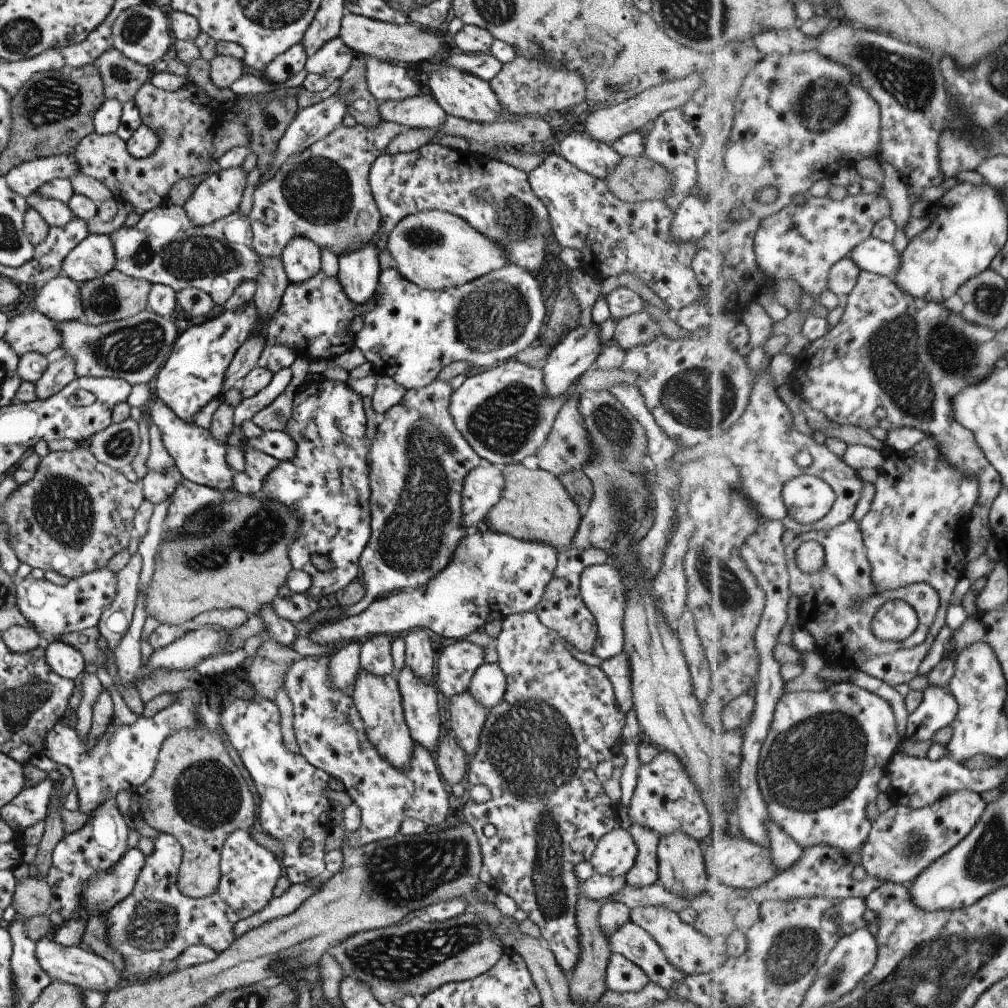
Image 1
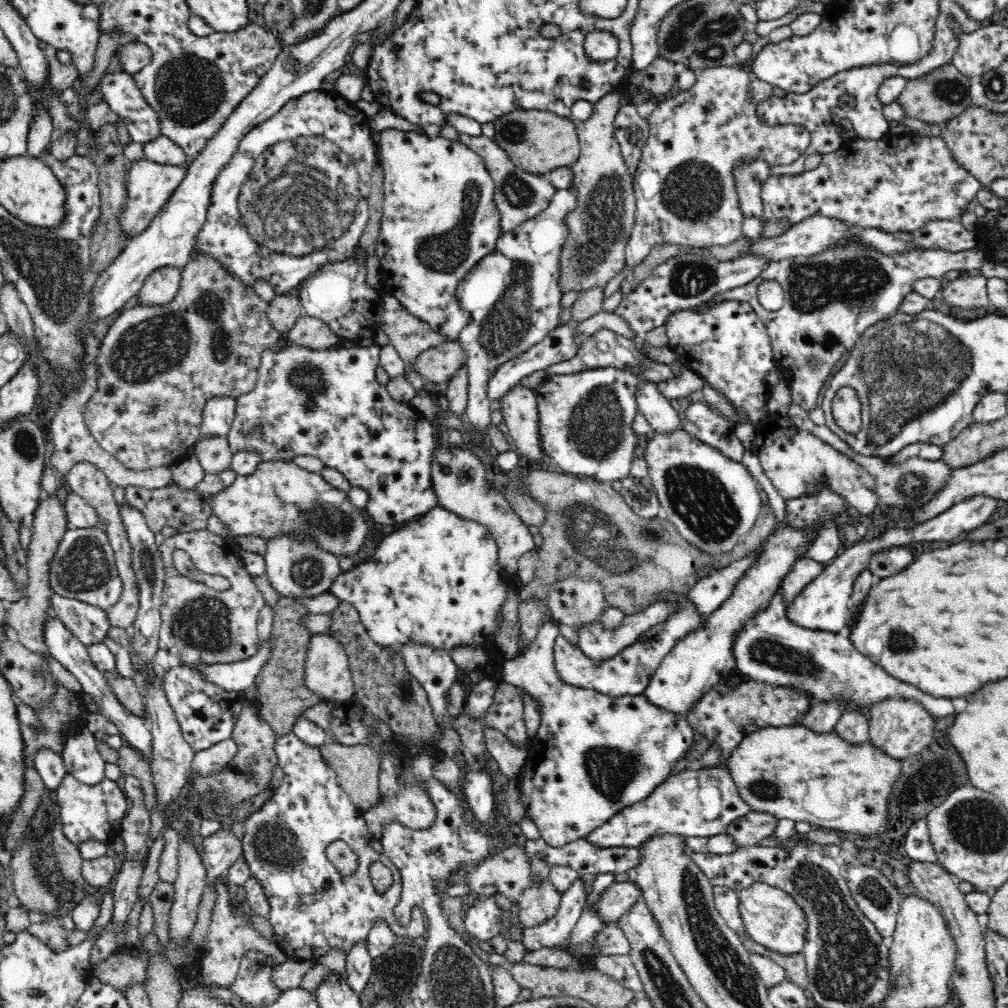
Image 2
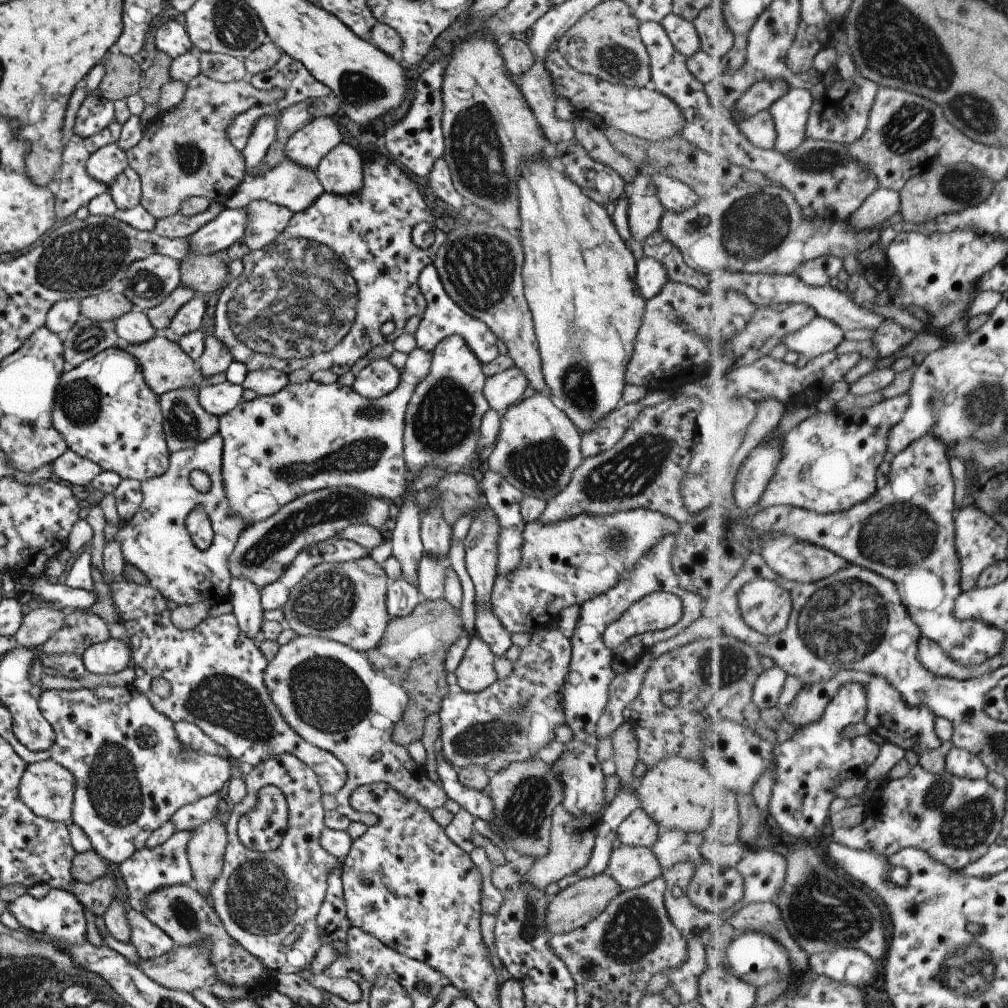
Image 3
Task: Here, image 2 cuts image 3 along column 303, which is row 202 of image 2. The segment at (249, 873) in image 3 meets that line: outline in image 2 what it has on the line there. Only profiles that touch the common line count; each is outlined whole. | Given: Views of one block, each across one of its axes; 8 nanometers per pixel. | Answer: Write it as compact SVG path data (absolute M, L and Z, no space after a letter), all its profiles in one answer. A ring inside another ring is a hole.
M891 131L883 134L881 139L870 140L860 136L854 136L844 140L838 150L828 154L823 154L821 162L813 170L796 174L796 176L772 176L764 186L762 186L762 199L764 199L764 219L790 219L793 224L804 221L805 218L816 215L825 216L846 222L850 226L880 229L886 233L893 232L912 232L918 230L918 227L924 226L924 222L933 218L957 219L959 214L966 210L966 205L974 198L974 195L985 188L978 178L974 177L970 171L956 161L956 155L952 153L946 139L942 136L918 136L915 132L912 134L895 135Z

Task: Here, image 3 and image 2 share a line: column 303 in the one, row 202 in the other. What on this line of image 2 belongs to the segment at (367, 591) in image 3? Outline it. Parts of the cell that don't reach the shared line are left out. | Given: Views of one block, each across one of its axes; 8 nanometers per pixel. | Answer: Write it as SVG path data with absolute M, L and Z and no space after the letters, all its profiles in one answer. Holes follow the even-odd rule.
M619 92L608 93L592 105L592 114L586 120L573 121L580 154L569 166L573 176L569 189L575 194L576 206L566 213L568 236L558 256L557 281L562 294L582 295L593 289L602 289L603 292L610 280L614 280L630 263L627 247L637 206L633 176L614 135L615 116L620 107Z

